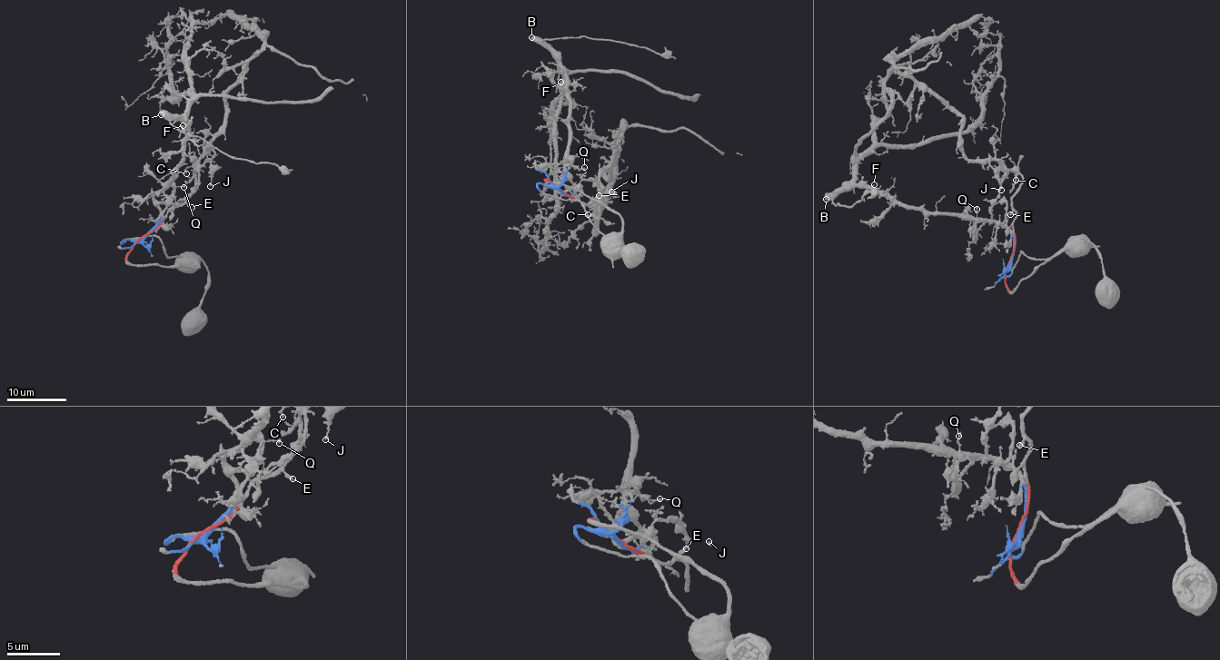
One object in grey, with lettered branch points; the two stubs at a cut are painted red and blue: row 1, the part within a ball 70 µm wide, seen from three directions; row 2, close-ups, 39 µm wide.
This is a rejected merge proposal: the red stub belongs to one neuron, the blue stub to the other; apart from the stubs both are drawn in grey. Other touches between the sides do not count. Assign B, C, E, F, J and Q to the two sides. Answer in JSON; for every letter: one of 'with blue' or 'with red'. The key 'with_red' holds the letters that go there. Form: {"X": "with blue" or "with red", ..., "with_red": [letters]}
{"B": "with blue", "C": "with red", "E": "with red", "F": "with blue", "J": "with red", "Q": "with blue", "with_red": ["C", "E", "J"]}

